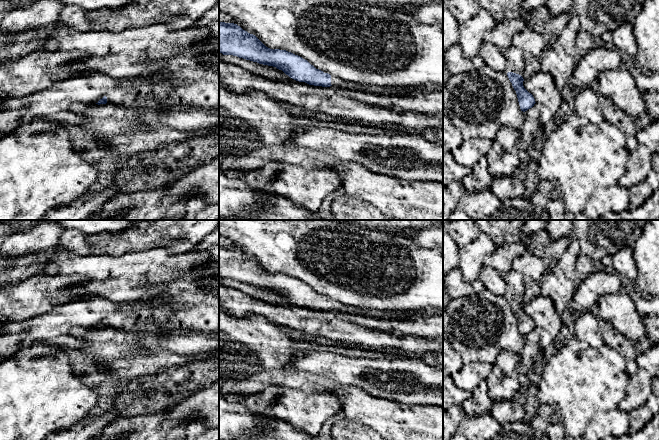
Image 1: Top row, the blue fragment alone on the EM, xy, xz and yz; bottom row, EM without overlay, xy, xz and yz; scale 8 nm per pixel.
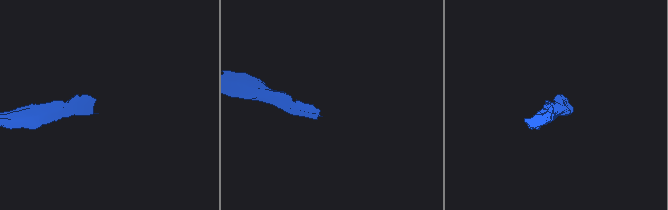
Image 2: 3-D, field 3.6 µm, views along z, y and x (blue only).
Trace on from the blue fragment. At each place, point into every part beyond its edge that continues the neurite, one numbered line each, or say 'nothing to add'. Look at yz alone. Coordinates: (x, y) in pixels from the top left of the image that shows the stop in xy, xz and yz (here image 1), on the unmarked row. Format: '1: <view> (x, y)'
1: yz (515, 286)

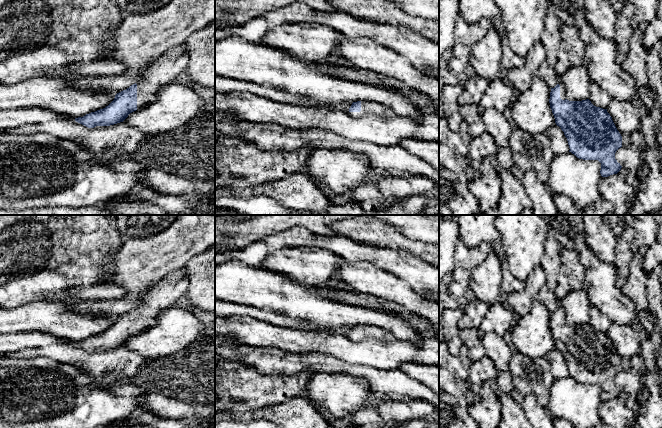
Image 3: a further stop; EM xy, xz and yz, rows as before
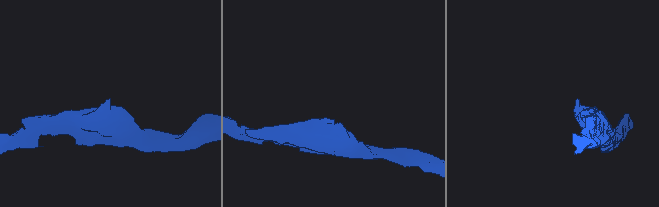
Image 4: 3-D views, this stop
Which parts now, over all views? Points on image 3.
1: xy (169, 291)

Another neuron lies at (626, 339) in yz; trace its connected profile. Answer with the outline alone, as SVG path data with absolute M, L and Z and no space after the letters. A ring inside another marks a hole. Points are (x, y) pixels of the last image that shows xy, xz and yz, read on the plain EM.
M612 322L607 336L622 360L622 371L630 367L631 359L641 354L643 334L638 325L620 325Z

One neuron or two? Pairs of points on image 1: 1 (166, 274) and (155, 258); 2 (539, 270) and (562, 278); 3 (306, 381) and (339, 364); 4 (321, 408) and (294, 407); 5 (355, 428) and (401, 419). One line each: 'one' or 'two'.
1: one
2: two
3: two
4: one
5: two

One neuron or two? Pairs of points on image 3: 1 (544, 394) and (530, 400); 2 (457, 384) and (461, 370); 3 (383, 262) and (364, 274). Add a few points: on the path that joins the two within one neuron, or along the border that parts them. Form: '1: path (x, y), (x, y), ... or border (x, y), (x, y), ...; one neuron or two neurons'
1: border (524, 396), (534, 395), (537, 402), (546, 408); two neurons
2: border (449, 370), (456, 377), (464, 381); two neurons
3: border (354, 261), (372, 263), (398, 277); two neurons

